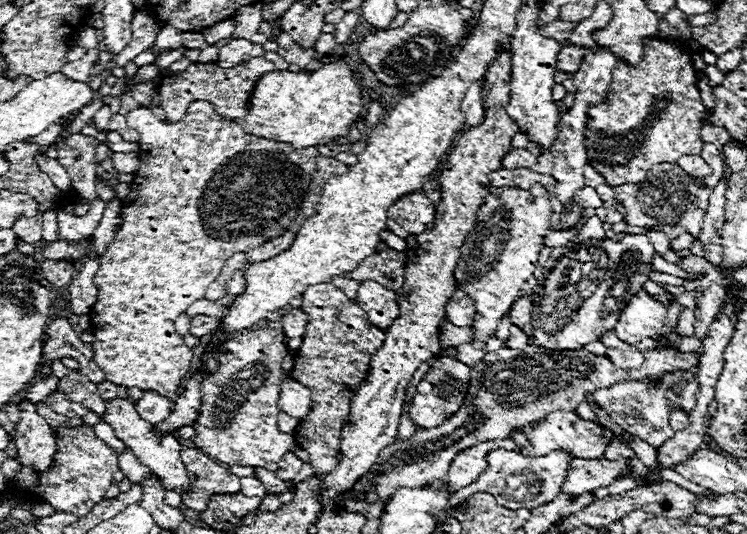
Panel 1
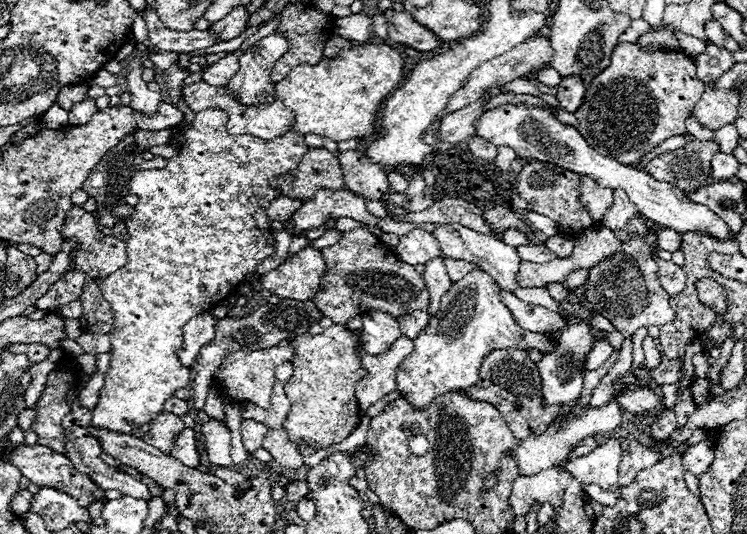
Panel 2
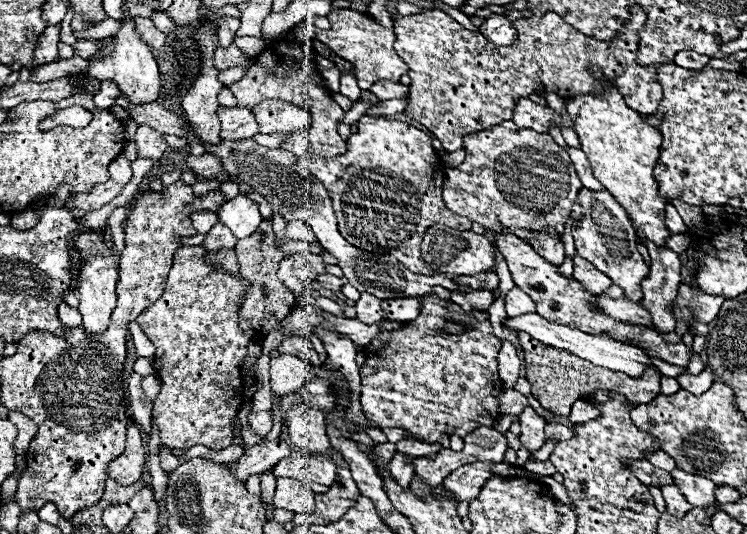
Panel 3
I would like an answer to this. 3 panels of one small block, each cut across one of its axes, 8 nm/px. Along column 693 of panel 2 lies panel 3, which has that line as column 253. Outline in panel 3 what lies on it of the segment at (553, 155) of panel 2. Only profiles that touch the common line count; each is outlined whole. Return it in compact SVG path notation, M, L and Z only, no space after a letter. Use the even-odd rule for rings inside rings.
M238 194L236 198L228 200L220 210L218 210L218 218L222 224L226 224L232 234L240 240L240 238L248 238L252 232L256 232L258 224L262 222L258 204L252 202L248 196Z

